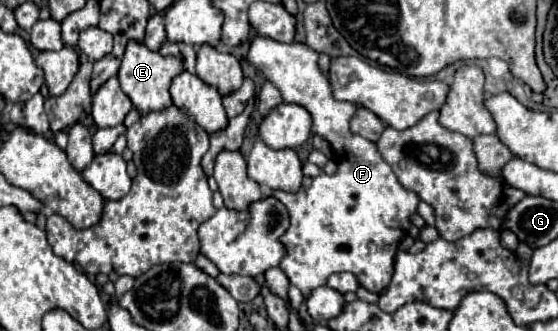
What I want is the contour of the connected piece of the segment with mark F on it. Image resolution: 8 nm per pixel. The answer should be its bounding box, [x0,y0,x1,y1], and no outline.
[246,36,420,296]

